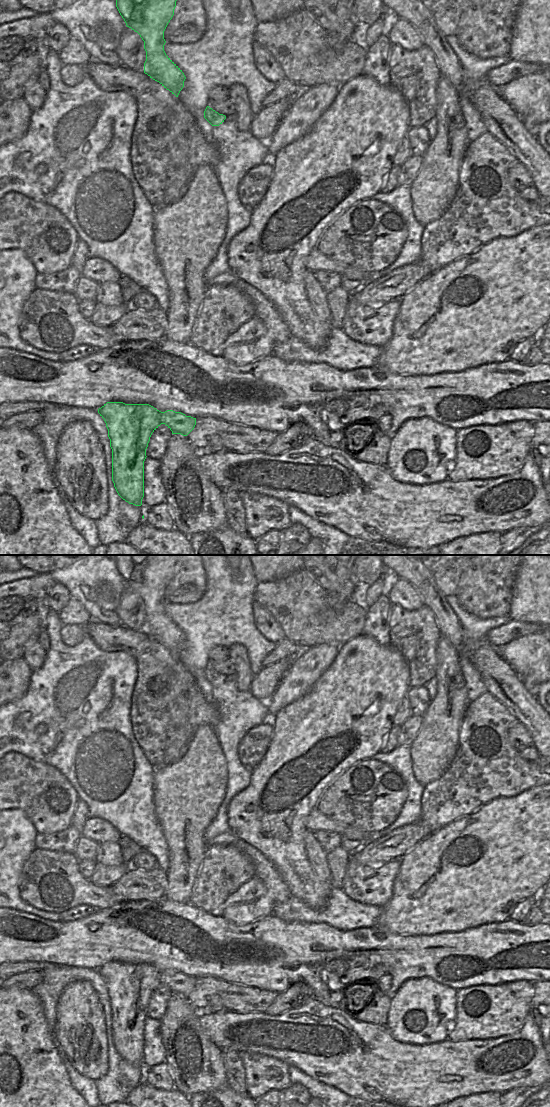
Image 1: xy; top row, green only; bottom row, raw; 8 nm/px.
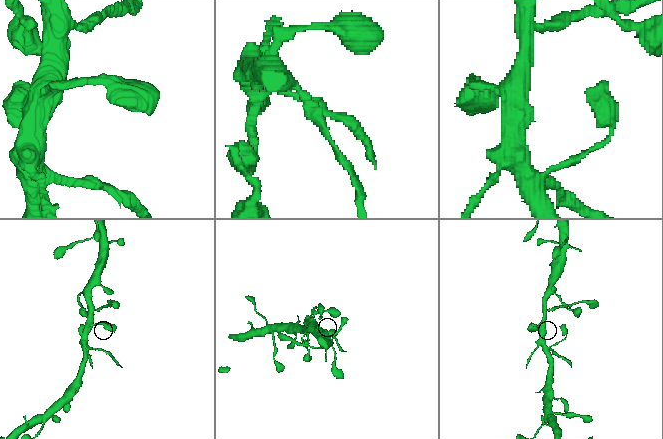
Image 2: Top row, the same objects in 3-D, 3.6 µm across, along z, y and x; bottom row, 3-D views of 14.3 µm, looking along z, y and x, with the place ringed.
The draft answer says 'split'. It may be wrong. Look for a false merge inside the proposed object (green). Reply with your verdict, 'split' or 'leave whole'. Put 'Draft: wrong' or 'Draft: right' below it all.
split
Draft: right

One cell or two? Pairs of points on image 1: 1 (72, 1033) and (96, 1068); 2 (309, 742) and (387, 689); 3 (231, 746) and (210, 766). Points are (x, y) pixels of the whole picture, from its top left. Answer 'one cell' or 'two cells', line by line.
1: one cell
2: one cell
3: two cells

